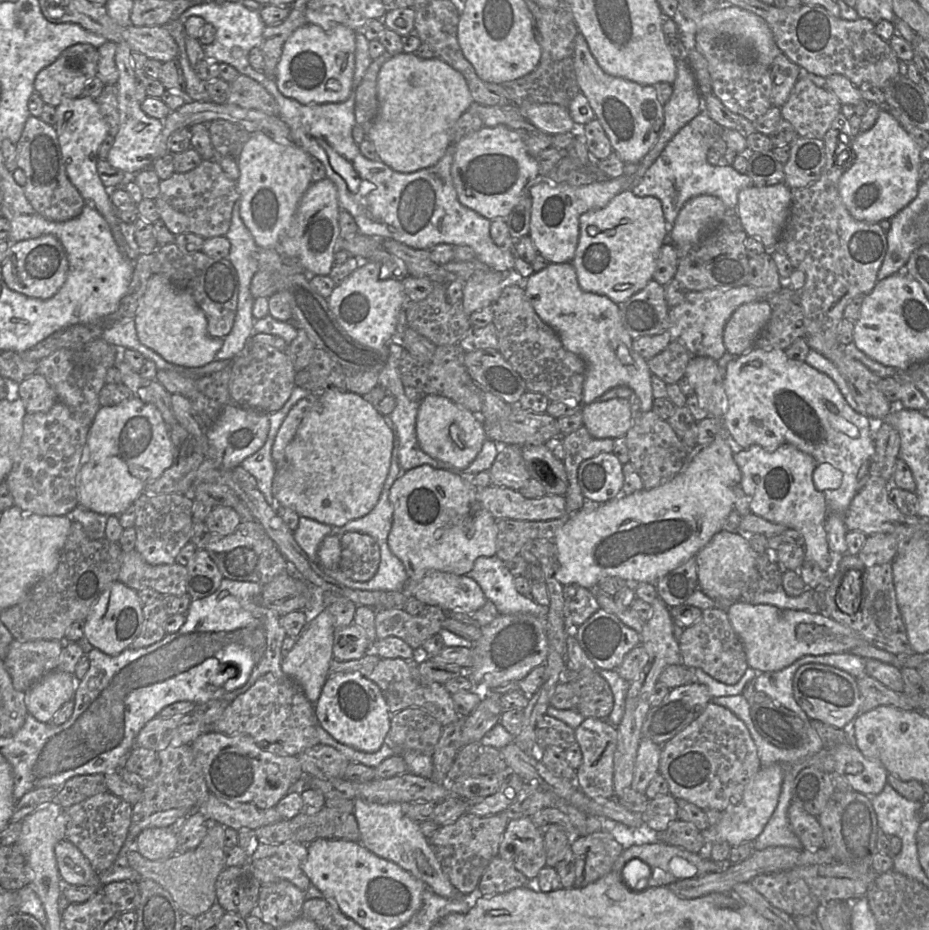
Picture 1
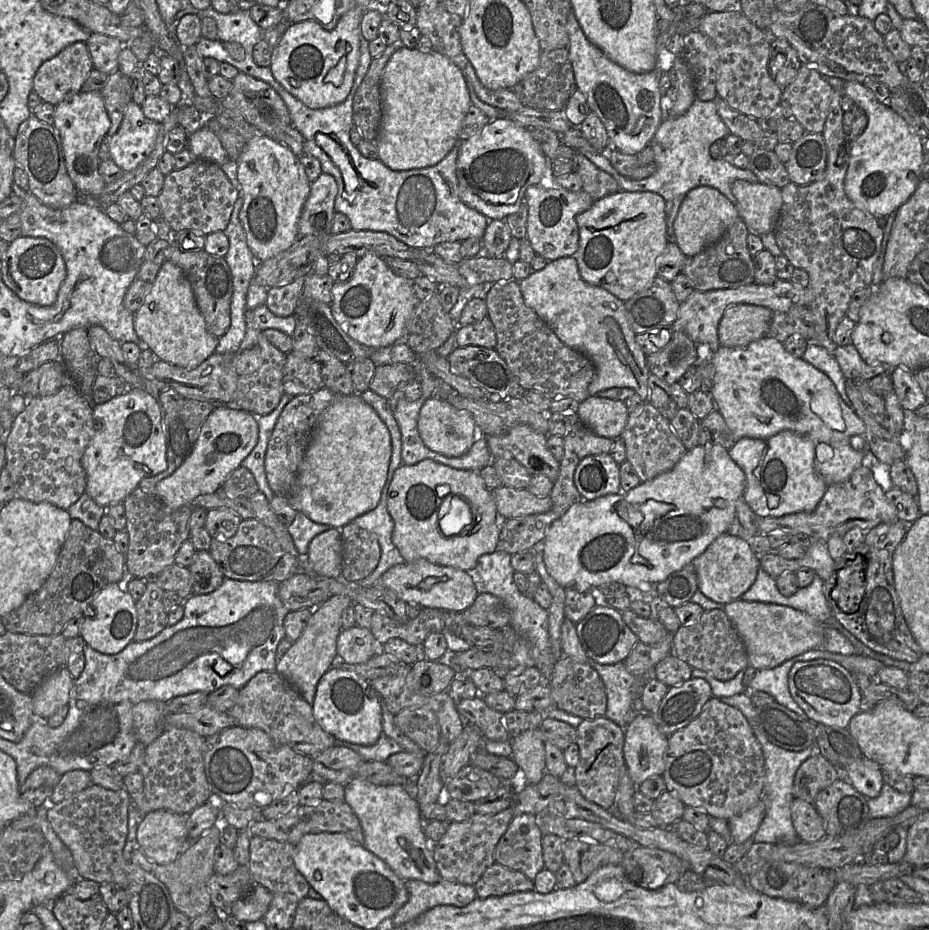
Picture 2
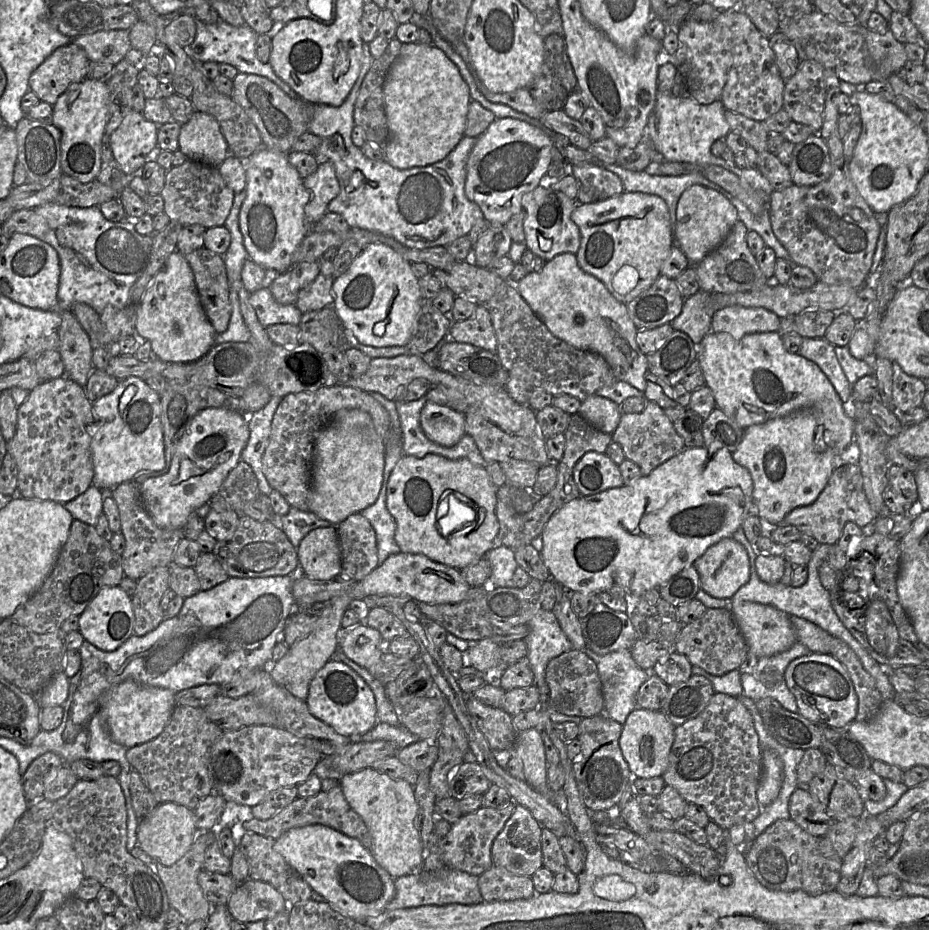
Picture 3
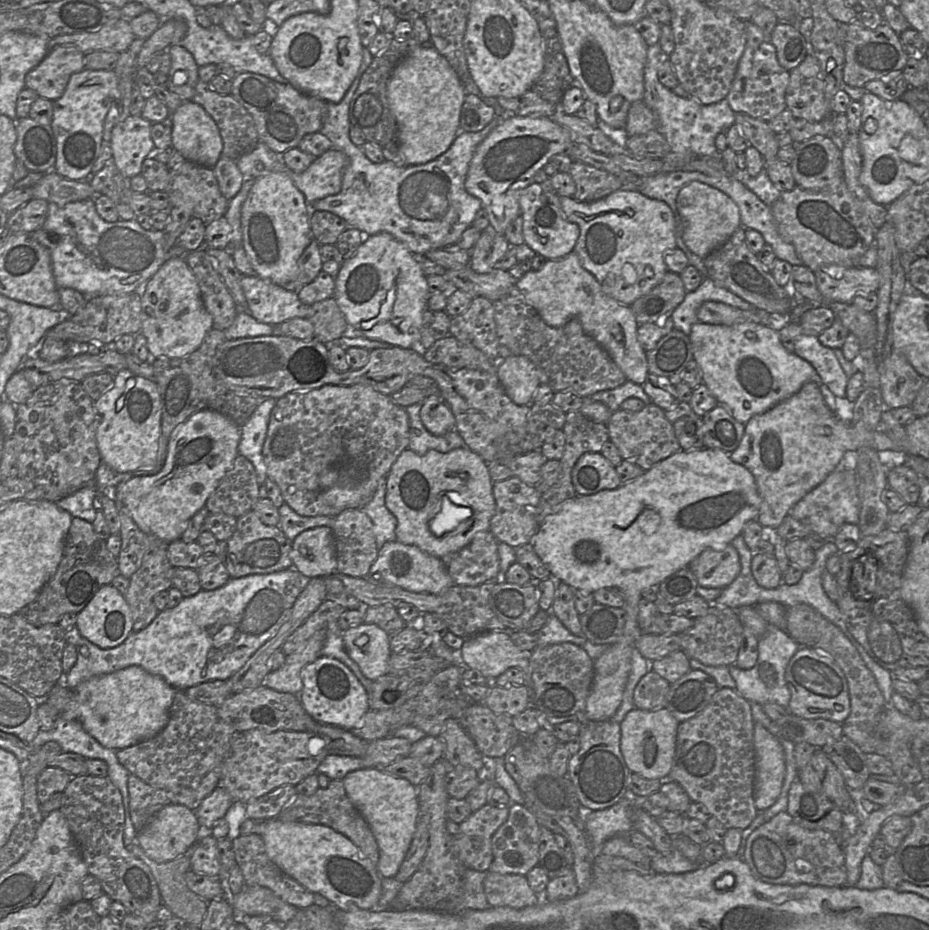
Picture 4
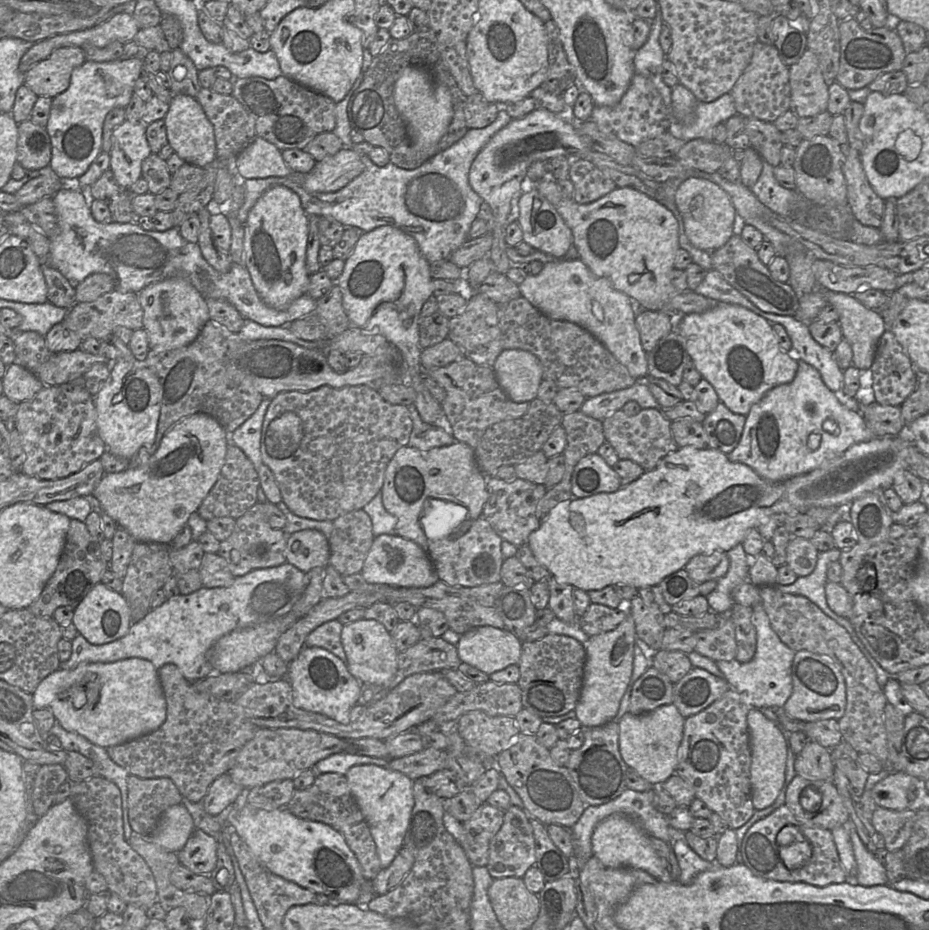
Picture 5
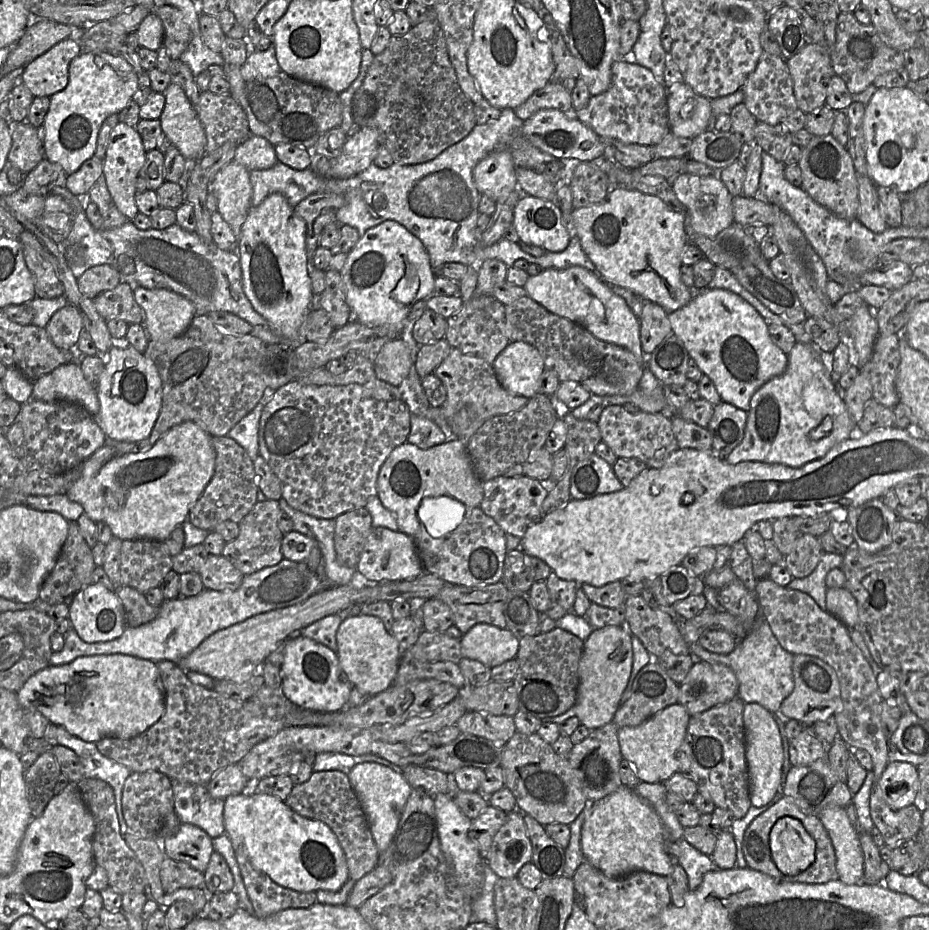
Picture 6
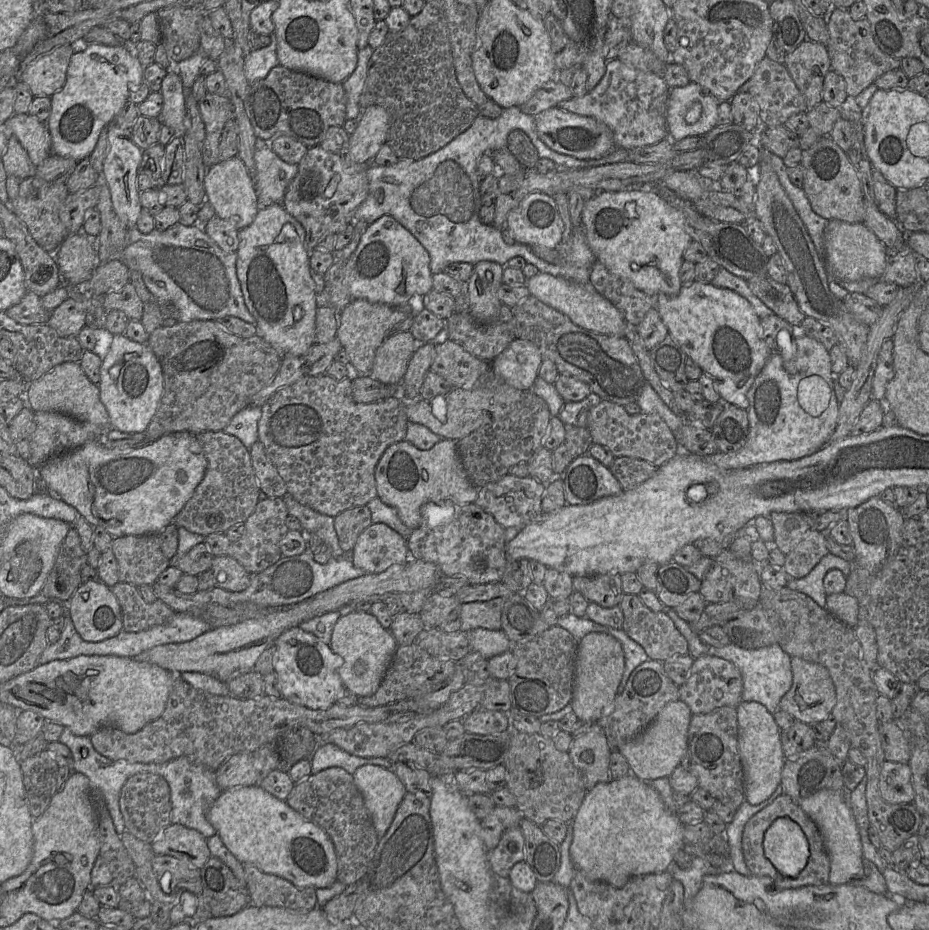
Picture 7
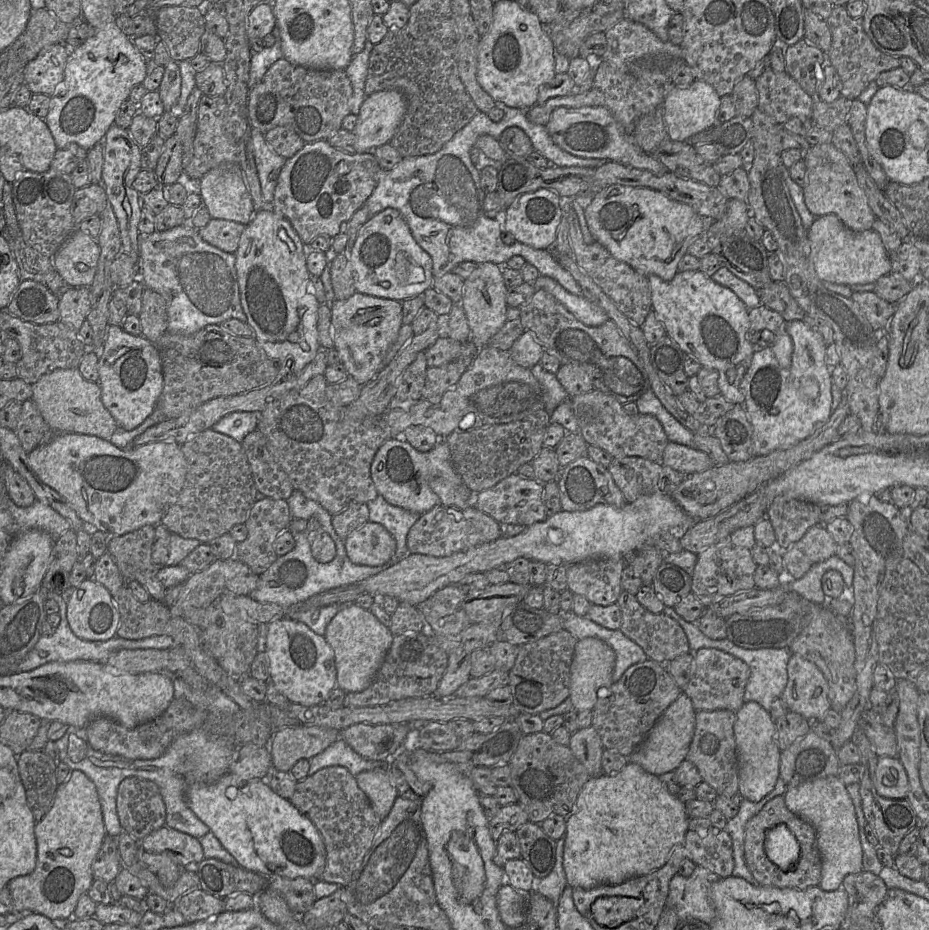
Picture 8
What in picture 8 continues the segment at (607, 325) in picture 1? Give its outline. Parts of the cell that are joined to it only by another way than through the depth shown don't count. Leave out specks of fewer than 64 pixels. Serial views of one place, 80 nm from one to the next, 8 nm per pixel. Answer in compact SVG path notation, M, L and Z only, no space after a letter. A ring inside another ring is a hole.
M539 275L533 285L536 289L543 289L552 294L580 322L587 326L600 326L609 320L602 308L583 296L571 294L553 278Z

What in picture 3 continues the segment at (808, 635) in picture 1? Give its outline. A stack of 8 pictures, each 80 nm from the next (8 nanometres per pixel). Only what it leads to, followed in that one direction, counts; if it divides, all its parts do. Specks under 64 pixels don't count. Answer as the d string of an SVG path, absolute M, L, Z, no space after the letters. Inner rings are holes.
M755 602L730 603L730 611L745 638L748 651L758 658L790 649L797 641L787 613Z

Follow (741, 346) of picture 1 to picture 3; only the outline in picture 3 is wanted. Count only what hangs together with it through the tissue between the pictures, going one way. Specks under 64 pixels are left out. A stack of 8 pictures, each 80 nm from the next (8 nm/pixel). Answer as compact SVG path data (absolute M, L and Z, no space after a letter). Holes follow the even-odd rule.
M734 305L716 311L711 325L713 332L726 332L740 339L747 334L778 331L780 319L774 312L762 307Z

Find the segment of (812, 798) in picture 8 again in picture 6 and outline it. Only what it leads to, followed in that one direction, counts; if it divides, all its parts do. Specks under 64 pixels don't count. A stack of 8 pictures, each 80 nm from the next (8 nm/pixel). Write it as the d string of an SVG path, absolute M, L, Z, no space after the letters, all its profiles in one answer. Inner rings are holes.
M843 807L825 808L819 819L827 830L836 855L836 869L841 882L853 885L863 878L864 859L860 837Z

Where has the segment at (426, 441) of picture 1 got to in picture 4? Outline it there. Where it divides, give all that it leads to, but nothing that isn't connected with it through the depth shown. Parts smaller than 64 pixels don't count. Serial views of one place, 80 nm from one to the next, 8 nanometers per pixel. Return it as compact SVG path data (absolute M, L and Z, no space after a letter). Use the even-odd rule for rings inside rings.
M430 396L422 403L420 418L424 427L433 435L442 436L455 430L455 416L439 397Z

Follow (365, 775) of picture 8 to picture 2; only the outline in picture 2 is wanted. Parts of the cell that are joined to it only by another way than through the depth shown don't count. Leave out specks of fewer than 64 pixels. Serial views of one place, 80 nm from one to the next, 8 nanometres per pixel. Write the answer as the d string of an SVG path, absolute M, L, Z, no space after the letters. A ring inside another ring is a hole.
M353 777L344 785L344 790L345 801L361 823L364 834L363 845L367 850L383 860L404 881L421 880L428 884L435 884L442 879L432 853L432 846L436 841L426 838L418 802L409 795L403 785L376 785L365 779Z

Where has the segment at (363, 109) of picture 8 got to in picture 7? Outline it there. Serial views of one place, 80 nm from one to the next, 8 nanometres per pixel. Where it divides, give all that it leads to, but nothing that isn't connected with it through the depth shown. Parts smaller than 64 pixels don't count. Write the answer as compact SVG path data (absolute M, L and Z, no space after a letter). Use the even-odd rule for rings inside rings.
M371 105L362 110L345 156L355 163L373 163L379 149L386 143L389 126L390 115L382 106Z

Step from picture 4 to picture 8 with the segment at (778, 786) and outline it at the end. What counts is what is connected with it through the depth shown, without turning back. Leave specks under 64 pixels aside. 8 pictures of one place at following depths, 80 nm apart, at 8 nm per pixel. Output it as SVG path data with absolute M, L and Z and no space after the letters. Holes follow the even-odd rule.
M755 701L745 702L736 712L734 736L738 760L739 794L751 802L759 802L776 785L780 775L780 754L776 729L770 713Z

